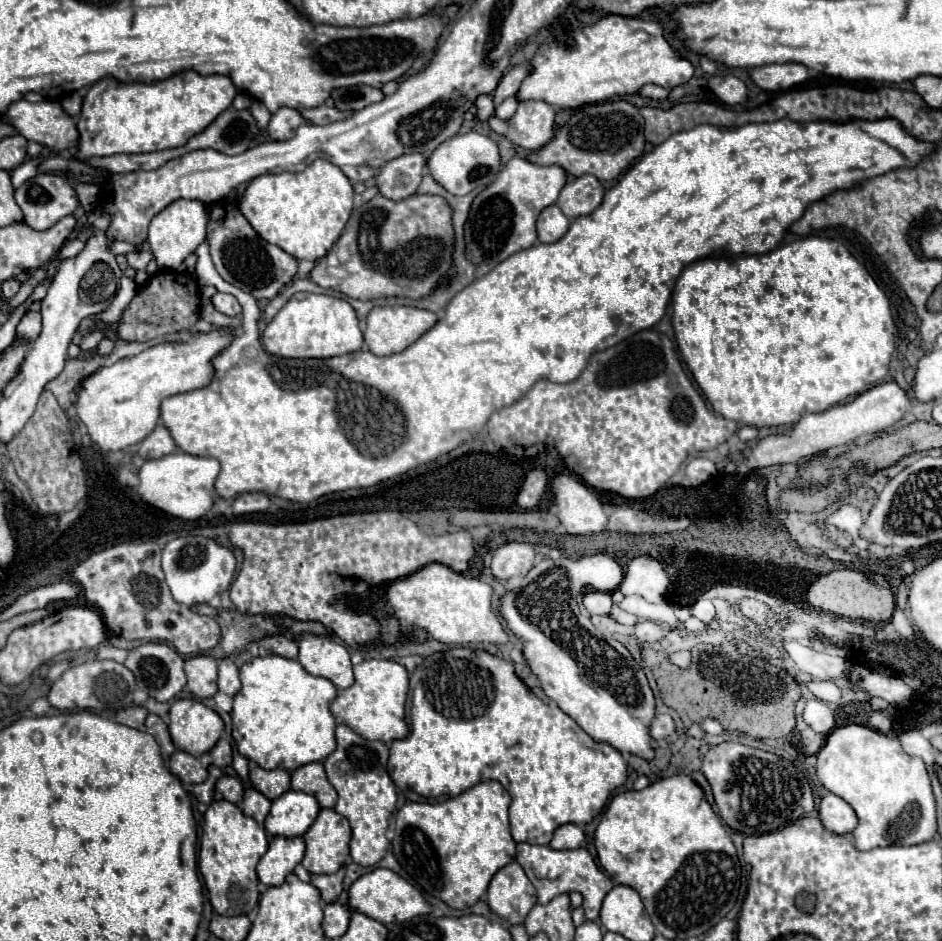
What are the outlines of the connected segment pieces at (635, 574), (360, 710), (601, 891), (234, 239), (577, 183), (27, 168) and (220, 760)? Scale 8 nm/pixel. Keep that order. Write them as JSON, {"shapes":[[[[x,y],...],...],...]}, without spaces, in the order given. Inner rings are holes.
{"shapes":[[[[640,556],[628,564],[620,592],[624,596],[638,594],[648,602],[660,602],[668,584],[668,574],[660,566],[660,562],[650,556]]],[[[368,658],[362,664],[354,666],[356,682],[342,690],[330,706],[330,712],[338,722],[350,726],[356,734],[366,740],[392,742],[408,734],[408,724],[404,720],[404,704],[408,694],[408,672],[402,664],[394,660]]],[[[518,844],[516,862],[524,868],[528,880],[534,884],[538,892],[538,904],[550,902],[554,896],[564,892],[580,892],[584,896],[584,912],[586,920],[598,920],[600,906],[604,896],[612,890],[612,880],[608,874],[604,874],[592,860],[590,852],[586,848],[576,850],[554,850],[550,846],[532,846],[532,844]]],[[[222,200],[210,206],[208,244],[218,274],[236,288],[252,294],[256,300],[274,298],[294,278],[298,270],[298,260],[282,248],[262,240],[258,232],[246,222],[246,218],[242,218],[234,202]]],[[[584,174],[580,178],[572,178],[558,196],[558,208],[568,218],[578,218],[584,214],[592,214],[604,198],[604,186],[592,176]]],[[[32,158],[32,160],[26,160],[24,164],[20,164],[18,168],[14,168],[12,174],[10,174],[10,178],[12,178],[12,186],[14,186],[14,188],[20,188],[28,178],[36,176],[38,162],[40,162],[40,158]]],[[[220,740],[212,750],[210,750],[210,756],[212,756],[212,764],[218,766],[218,768],[226,768],[232,764],[232,746],[228,740]]]]}

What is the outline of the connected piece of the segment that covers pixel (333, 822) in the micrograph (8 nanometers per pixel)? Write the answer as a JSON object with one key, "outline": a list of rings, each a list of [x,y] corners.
{"outline":[[[320,810],[314,824],[302,836],[308,842],[302,866],[310,874],[336,872],[348,856],[350,836],[350,824],[344,816],[334,810]]]}

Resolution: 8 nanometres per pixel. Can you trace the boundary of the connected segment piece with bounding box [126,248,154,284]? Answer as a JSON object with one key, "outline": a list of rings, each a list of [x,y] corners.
{"outline":[[[144,248],[144,250],[138,250],[138,252],[130,252],[126,258],[128,258],[128,264],[138,272],[136,274],[136,284],[142,284],[144,282],[144,268],[150,260],[154,260],[154,254]]]}

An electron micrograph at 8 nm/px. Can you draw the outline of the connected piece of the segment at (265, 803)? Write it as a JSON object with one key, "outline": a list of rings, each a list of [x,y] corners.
{"outline":[[[252,788],[252,790],[246,790],[240,808],[242,808],[242,812],[244,812],[246,816],[254,818],[254,820],[262,826],[266,814],[270,812],[270,800],[268,800],[264,794],[260,794],[258,790]]]}

